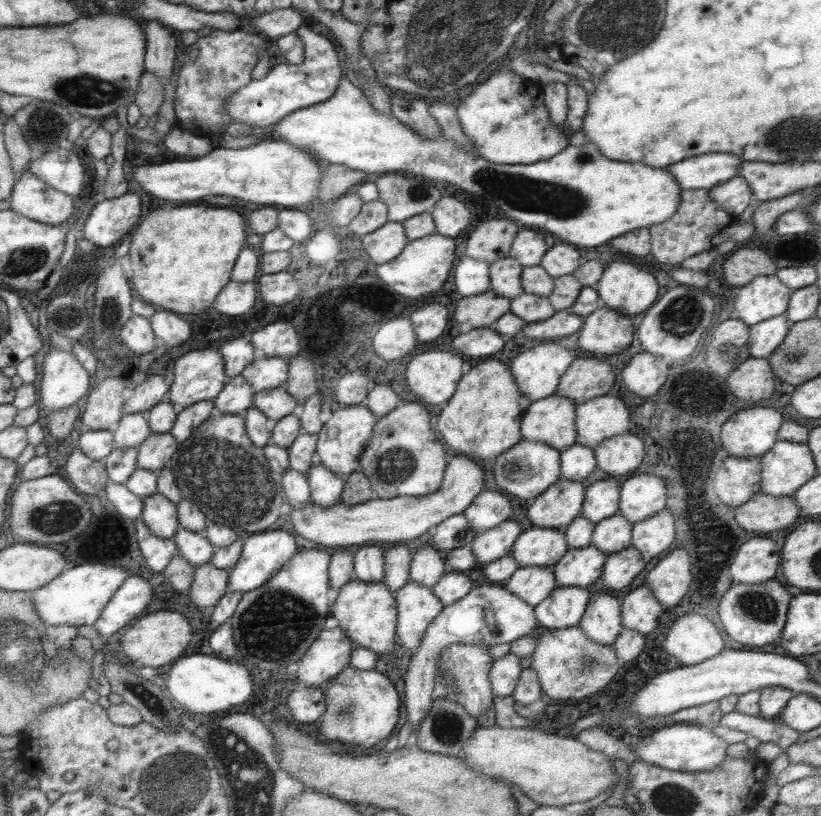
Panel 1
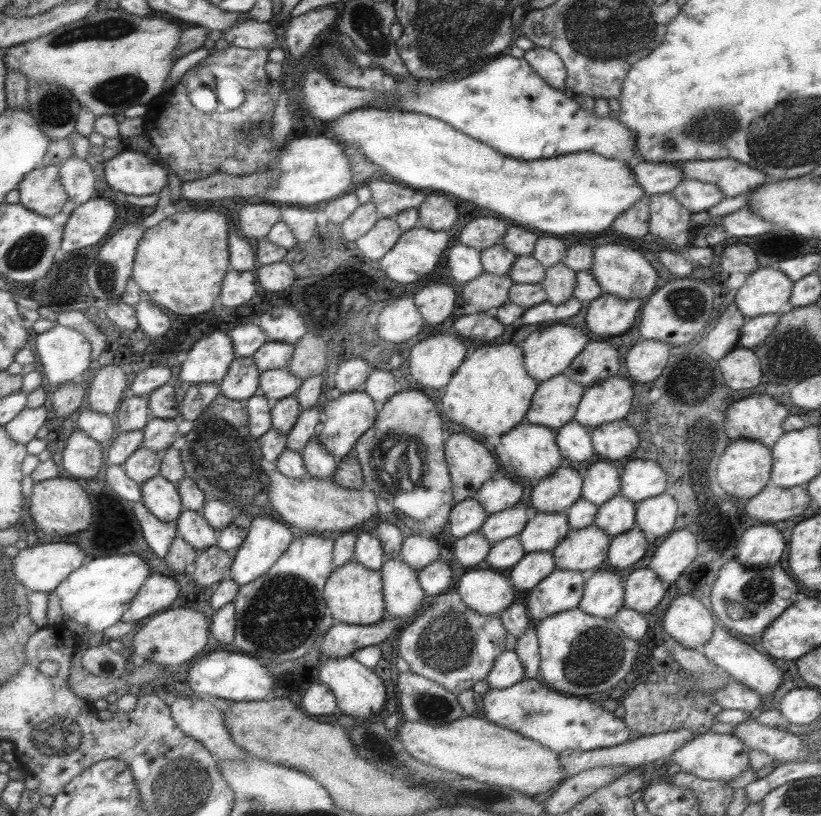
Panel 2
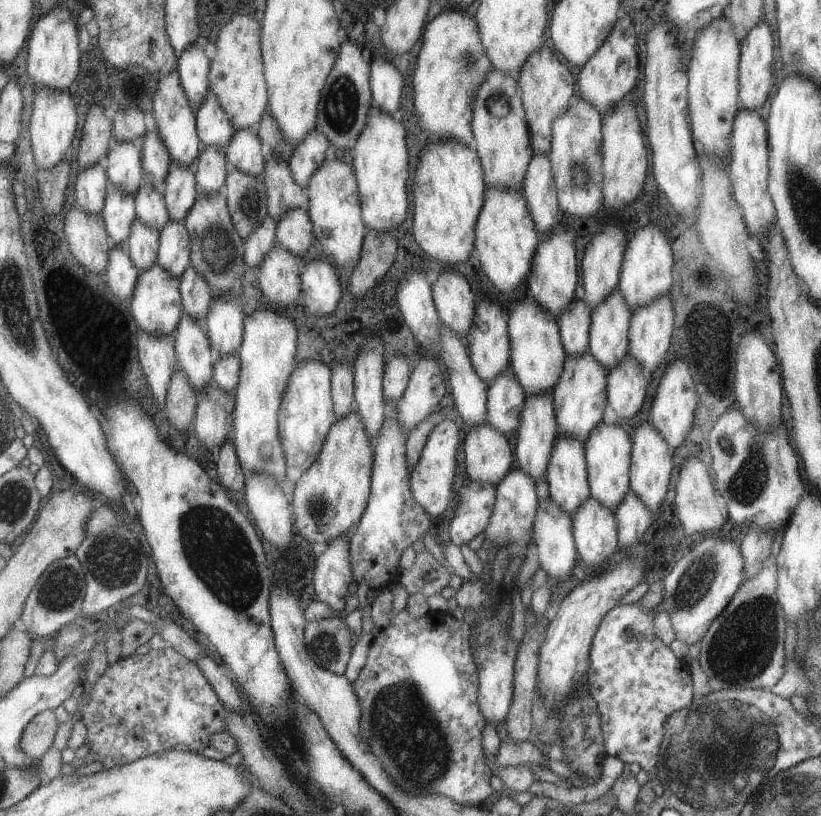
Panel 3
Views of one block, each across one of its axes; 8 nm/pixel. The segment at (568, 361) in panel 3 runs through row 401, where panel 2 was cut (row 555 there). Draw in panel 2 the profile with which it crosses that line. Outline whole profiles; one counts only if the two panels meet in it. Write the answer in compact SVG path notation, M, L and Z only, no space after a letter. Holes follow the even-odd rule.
M589 524L579 530L570 530L551 554L556 568L583 572L597 569L607 556L609 543L608 534L595 524Z

